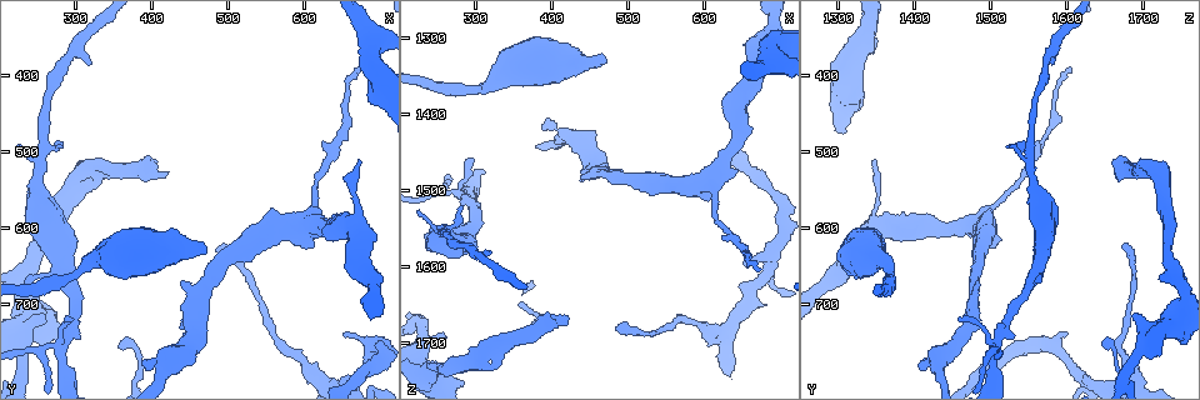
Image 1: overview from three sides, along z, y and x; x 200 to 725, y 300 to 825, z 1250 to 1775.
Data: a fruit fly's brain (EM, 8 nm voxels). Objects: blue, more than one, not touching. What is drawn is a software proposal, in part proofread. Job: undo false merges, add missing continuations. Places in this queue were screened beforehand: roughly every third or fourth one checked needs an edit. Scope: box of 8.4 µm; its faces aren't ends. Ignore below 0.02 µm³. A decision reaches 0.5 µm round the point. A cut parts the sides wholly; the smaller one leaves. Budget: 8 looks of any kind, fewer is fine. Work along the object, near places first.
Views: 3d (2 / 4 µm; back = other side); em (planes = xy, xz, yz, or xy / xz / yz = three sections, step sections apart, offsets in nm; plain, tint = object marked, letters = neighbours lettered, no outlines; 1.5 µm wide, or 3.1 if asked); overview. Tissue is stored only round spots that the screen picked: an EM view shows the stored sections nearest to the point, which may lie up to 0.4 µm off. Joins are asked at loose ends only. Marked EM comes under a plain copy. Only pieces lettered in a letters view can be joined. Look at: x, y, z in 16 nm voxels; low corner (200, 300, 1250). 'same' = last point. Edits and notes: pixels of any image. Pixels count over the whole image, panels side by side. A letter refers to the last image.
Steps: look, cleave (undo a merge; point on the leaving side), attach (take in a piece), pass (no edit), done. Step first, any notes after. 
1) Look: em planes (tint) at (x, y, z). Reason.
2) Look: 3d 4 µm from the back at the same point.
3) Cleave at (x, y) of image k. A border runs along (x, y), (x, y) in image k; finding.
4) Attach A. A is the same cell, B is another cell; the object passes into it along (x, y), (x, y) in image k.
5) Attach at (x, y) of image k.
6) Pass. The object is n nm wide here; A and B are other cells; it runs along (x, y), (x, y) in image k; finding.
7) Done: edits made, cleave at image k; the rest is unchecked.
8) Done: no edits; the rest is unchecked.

Look: 3d 2 µm at (465, 630, 1325). Stops while still wide.

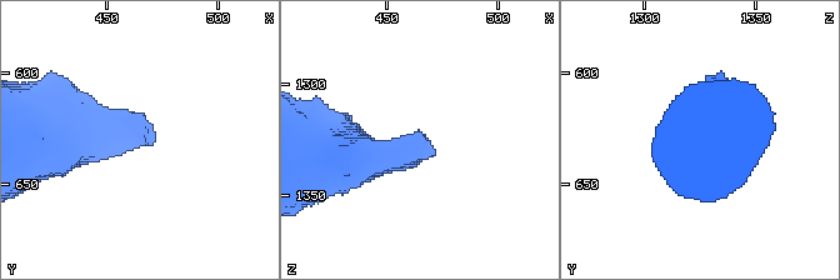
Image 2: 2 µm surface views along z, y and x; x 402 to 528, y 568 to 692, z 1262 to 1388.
Look: em xy step 4 (tint) at (469, 632, 1325). Need the tissue.

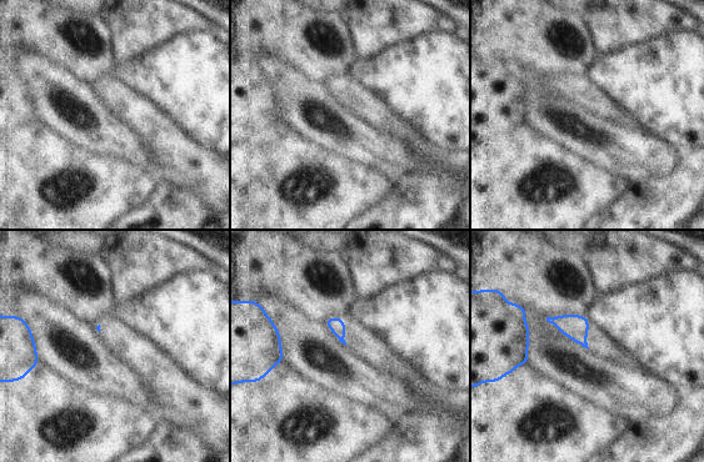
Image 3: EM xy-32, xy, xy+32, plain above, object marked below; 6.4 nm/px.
Look: em planes (letters) at the same point. Another direction.

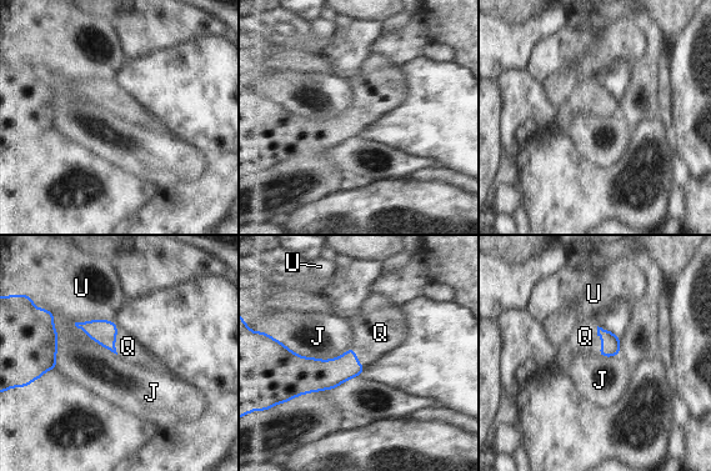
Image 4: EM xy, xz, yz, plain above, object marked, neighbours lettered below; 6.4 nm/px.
Attach Q. Q is the same cell, J and U are other cells; the object passes into it along (104, 332), (114, 341), (128, 346) in image 4; the neuron continues.

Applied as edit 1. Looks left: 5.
Look: em planes (letters) at (260, 725, 1690). Free end.

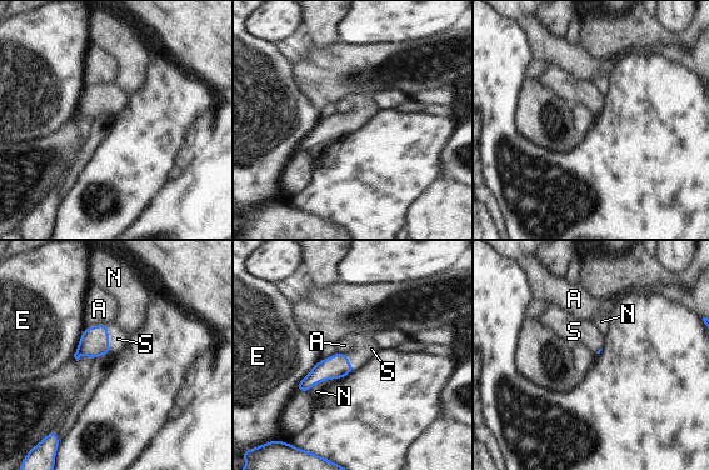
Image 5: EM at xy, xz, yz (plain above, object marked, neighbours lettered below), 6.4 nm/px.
Attach S. S is the same cell, A, E and N are other cells; the object passes into it along (94, 341), (108, 338), (118, 339) in image 5; it goes on there.

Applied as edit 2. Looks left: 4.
Done: edits made, attach at image 4, attach at image 5; the rest is unchecked.

